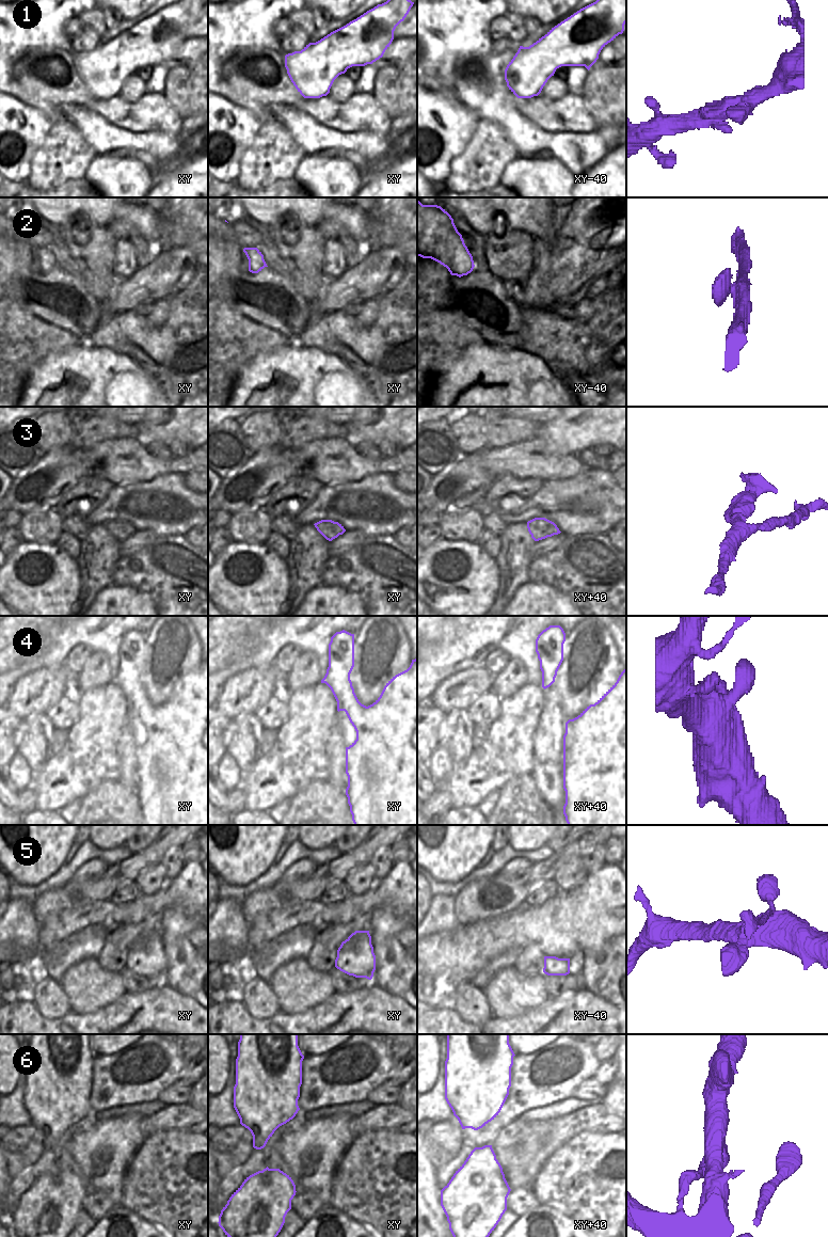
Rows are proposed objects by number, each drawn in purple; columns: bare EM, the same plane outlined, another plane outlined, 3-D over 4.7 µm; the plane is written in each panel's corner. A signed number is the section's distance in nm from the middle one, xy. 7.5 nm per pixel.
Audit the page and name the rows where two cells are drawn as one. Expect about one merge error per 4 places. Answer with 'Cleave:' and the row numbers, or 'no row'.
Cleave: 3

